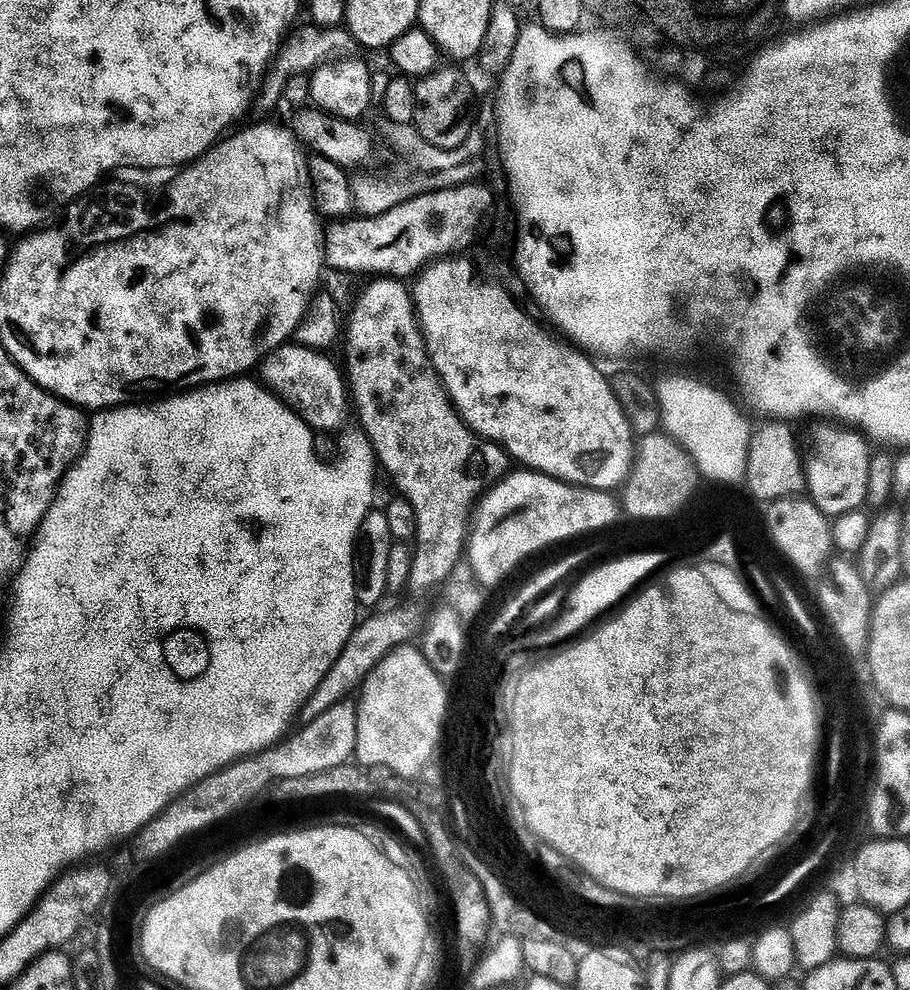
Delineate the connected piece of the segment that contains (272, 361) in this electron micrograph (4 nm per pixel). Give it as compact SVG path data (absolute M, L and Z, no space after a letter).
M295 342L274 350L262 365L263 383L288 407L294 409L315 432L339 434L350 416L350 388L345 373L323 351L306 348Z

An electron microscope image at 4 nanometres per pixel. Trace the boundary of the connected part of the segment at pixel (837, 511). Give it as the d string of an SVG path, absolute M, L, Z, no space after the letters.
M828 424L825 428L817 430L816 449L812 452L812 461L809 459L806 464L807 495L810 497L812 503L818 506L820 513L829 518L835 518L842 514L850 514L851 512L859 512L865 507L864 502L869 499L867 480L873 457L873 453L871 451L868 452L869 441L859 431L853 430L848 426L832 424Z

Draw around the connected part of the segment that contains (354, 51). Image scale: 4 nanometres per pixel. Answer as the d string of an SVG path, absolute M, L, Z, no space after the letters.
M315 26L308 28L297 27L295 31L287 37L279 55L272 61L267 75L262 81L258 95L255 97L255 111L272 112L280 104L280 99L284 96L284 91L288 88L288 79L291 76L304 76L321 68L323 64L331 64L333 60L359 60L362 56L360 43L352 37L352 33L347 27L325 28L323 30Z

